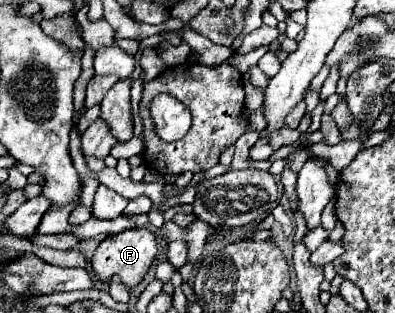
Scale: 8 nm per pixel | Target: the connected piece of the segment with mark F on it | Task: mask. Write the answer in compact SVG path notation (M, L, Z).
M133 228L133 230L125 230L121 234L115 234L115 236L107 236L99 248L95 250L93 258L91 258L91 270L93 270L93 276L95 280L99 282L105 282L109 284L109 278L113 276L119 276L121 282L127 286L127 288L135 288L143 276L147 274L149 266L153 264L155 256L157 256L159 248L157 248L157 240L153 236L153 232L145 230L145 228Z

